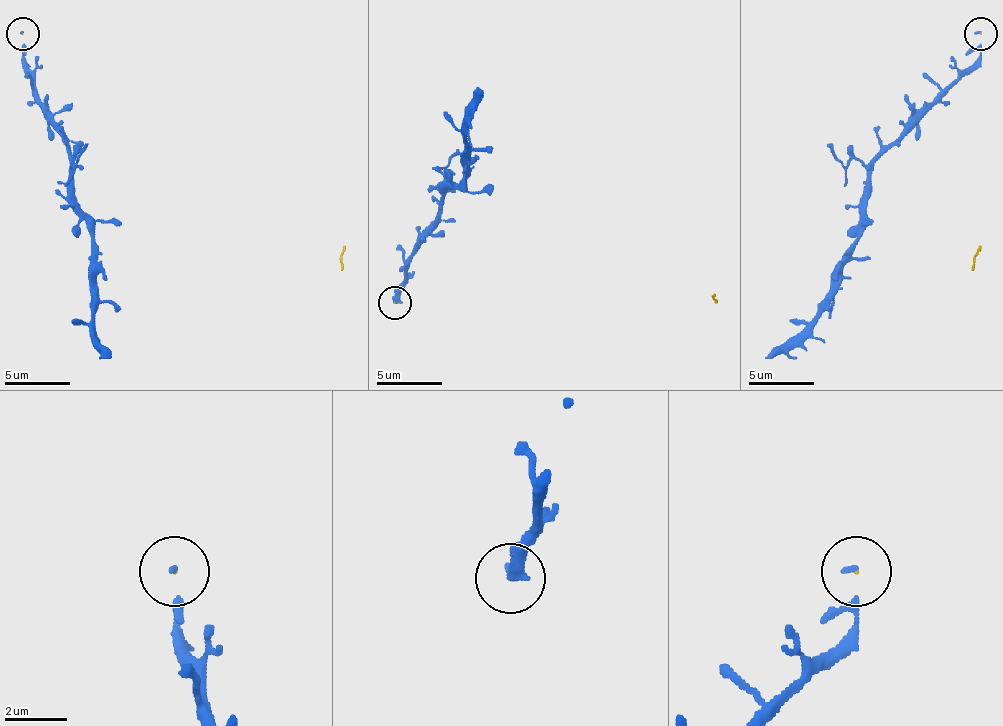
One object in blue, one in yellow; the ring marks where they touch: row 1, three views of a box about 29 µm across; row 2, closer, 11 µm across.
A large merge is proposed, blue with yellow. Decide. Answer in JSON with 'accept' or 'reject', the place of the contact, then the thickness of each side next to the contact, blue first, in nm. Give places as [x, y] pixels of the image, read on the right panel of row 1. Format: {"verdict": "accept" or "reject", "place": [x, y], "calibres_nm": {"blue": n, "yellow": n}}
{"verdict": "accept", "place": [980, 33], "calibres_nm": {"blue": 140, "yellow": 30}}

